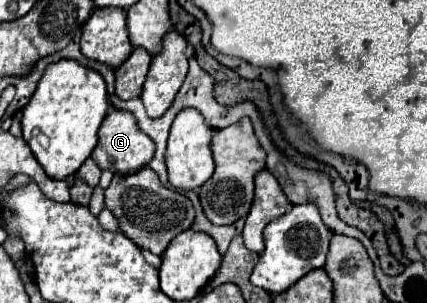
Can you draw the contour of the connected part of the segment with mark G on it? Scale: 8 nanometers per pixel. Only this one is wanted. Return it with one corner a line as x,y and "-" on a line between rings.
111,110
99,128
99,142
91,152
91,158
101,170
111,170
113,174
129,174
135,168
147,166
153,158
153,152
155,142
151,142
151,138
139,130
133,114
125,110

